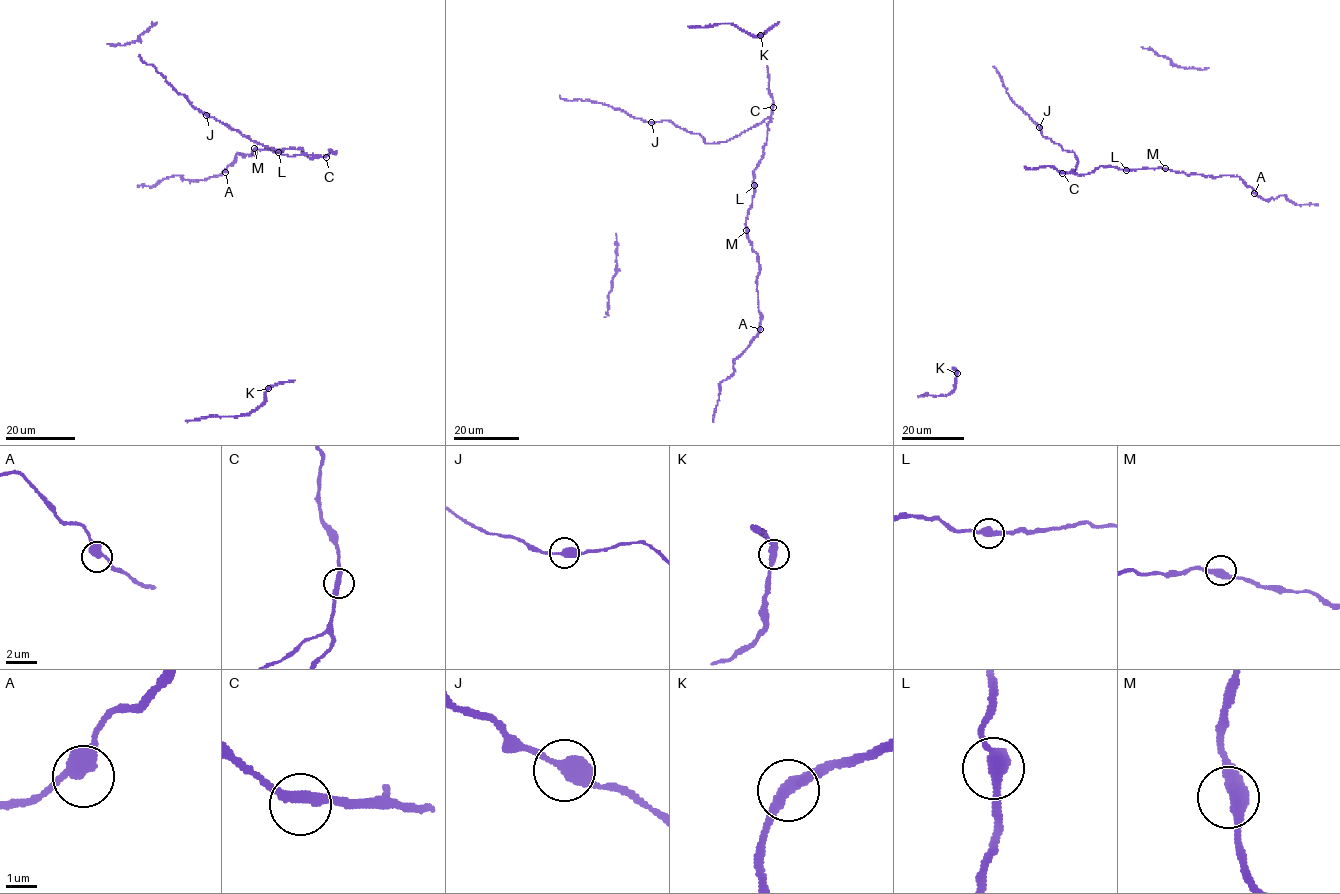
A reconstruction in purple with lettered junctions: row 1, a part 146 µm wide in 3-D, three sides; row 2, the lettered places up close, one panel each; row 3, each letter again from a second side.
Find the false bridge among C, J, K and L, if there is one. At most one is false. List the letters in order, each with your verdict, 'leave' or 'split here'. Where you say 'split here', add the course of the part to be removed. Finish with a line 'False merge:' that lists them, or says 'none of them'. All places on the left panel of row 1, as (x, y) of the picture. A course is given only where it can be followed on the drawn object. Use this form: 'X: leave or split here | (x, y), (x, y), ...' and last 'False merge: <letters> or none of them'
C: leave
J: leave
K: leave
L: leave
False merge: none of them

